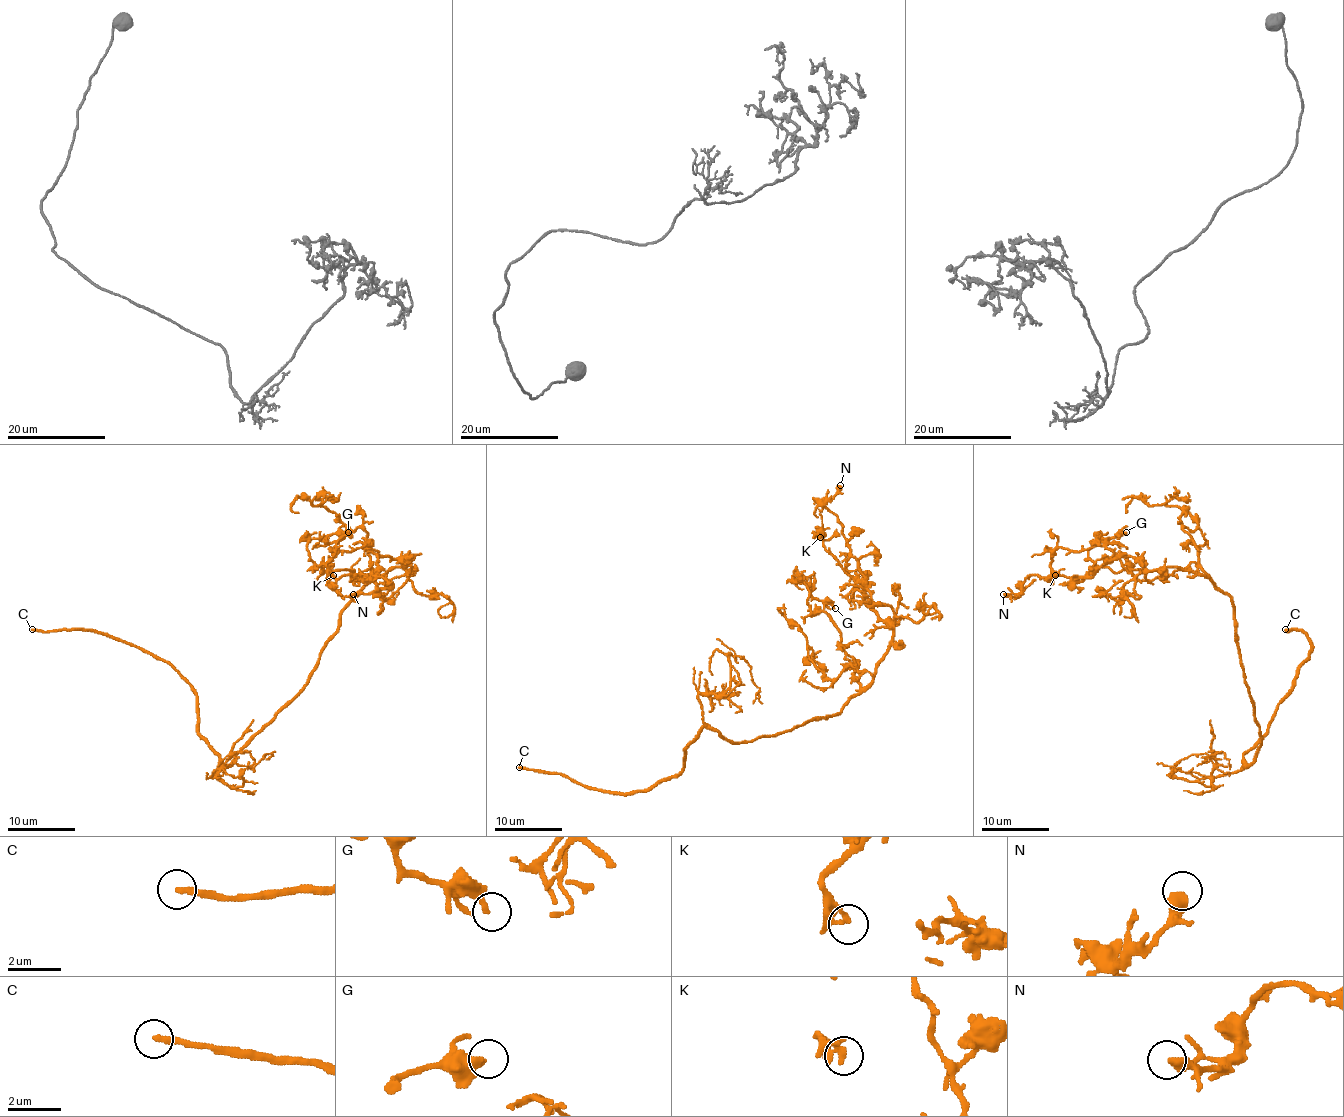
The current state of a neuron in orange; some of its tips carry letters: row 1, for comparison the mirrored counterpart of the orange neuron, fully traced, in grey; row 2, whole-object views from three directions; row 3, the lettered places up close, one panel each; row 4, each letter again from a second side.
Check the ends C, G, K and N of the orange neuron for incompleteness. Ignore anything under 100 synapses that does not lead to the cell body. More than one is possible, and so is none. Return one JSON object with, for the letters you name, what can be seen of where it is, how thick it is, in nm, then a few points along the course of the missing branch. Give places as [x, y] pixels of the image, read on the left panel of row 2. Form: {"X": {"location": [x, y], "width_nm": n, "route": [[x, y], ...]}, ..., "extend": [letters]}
{"C": {"location": [32, 629], "width_nm": 240}, "extend": ["C"]}

